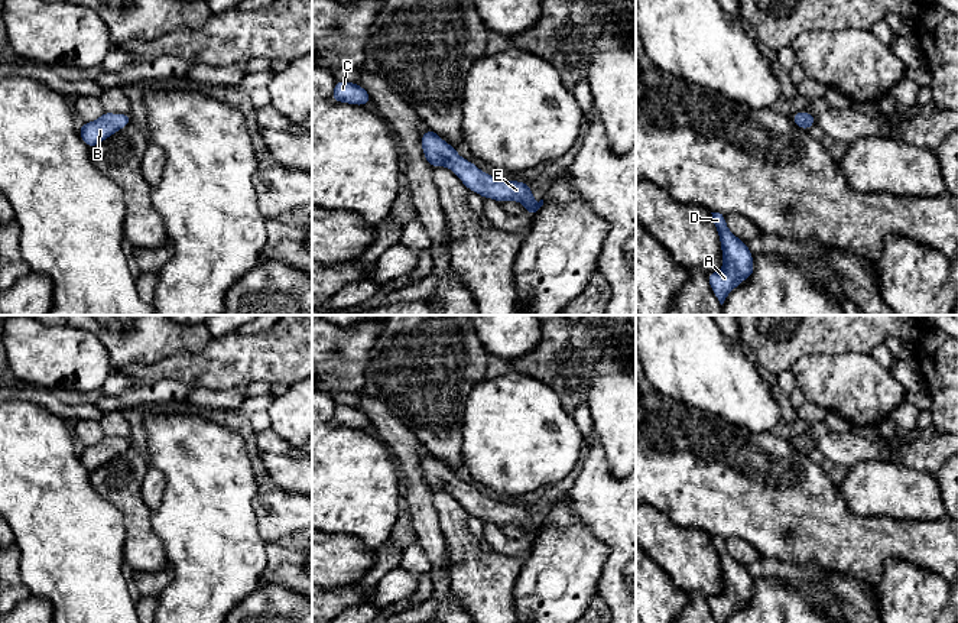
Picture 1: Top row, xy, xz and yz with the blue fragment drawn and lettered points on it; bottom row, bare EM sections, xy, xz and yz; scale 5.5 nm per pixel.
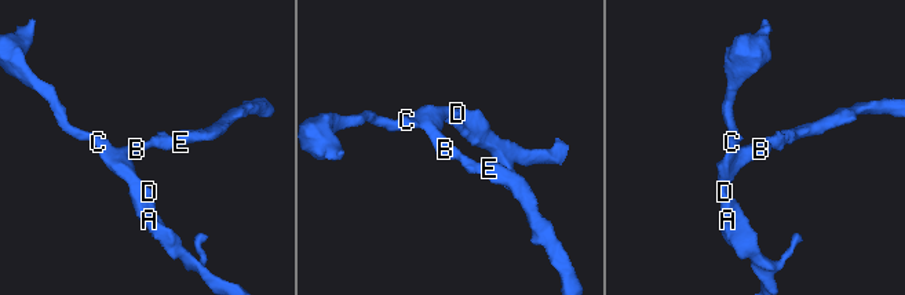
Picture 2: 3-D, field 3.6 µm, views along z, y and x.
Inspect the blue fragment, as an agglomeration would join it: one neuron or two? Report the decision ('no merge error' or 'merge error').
no merge error

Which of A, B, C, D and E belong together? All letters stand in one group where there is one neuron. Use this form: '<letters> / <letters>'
A B C D E

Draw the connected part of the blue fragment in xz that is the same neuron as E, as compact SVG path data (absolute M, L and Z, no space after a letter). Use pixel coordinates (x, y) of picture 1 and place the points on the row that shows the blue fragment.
M431 129L423 133L420 143L425 159L432 168L448 166L470 191L480 194L483 198L500 202L519 201L525 205L526 212L533 217L543 205L543 199L539 202L533 199L532 189L526 182L504 181L484 173L472 162L462 159L455 147L444 142Z

